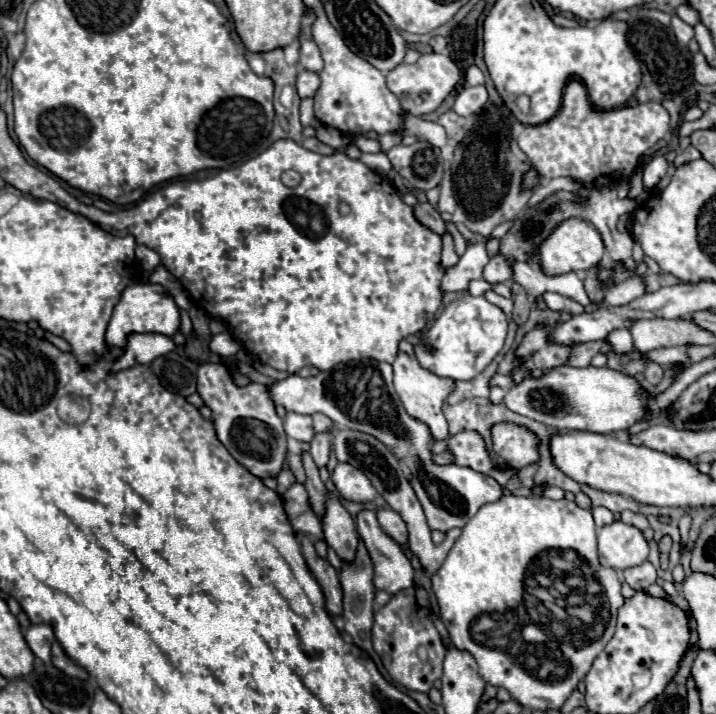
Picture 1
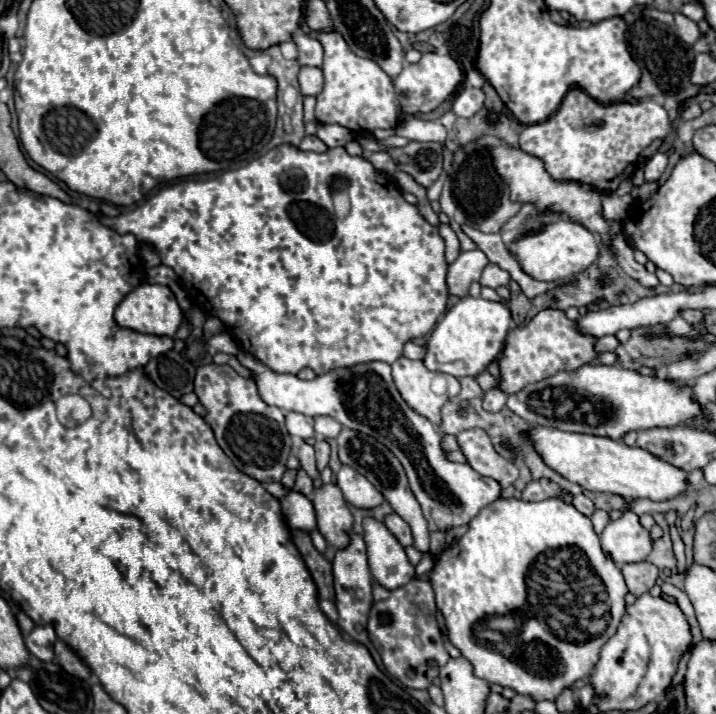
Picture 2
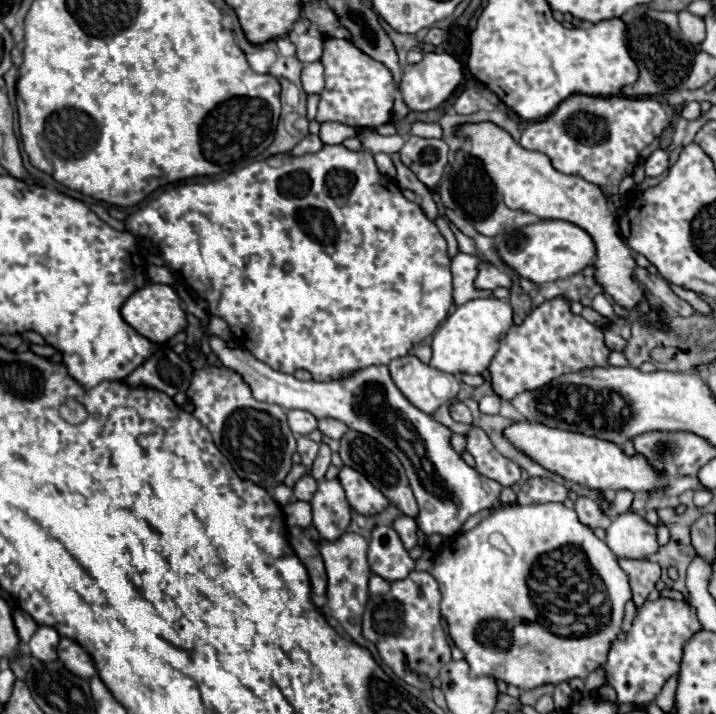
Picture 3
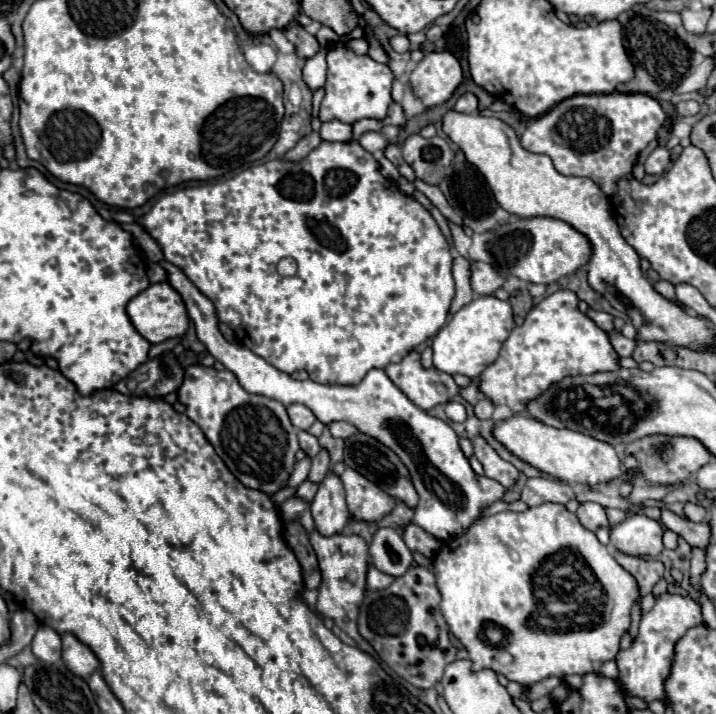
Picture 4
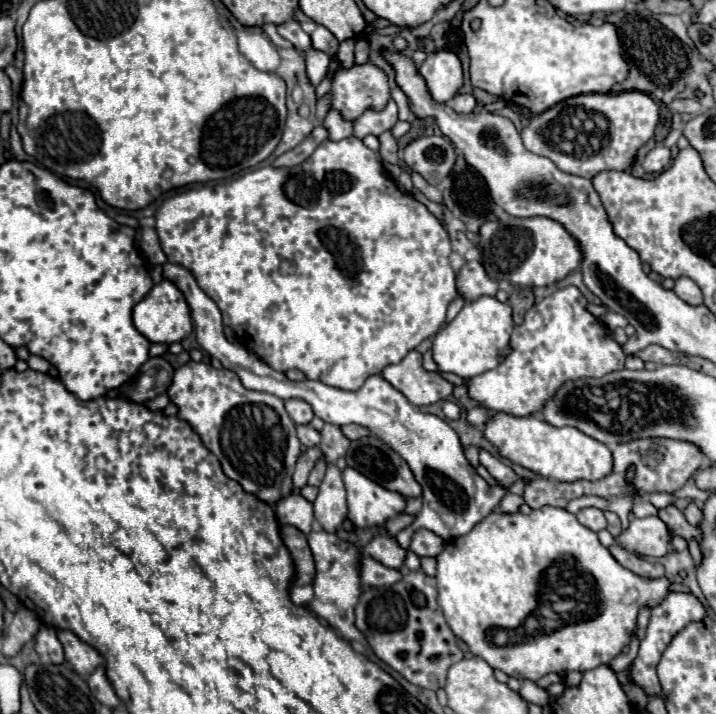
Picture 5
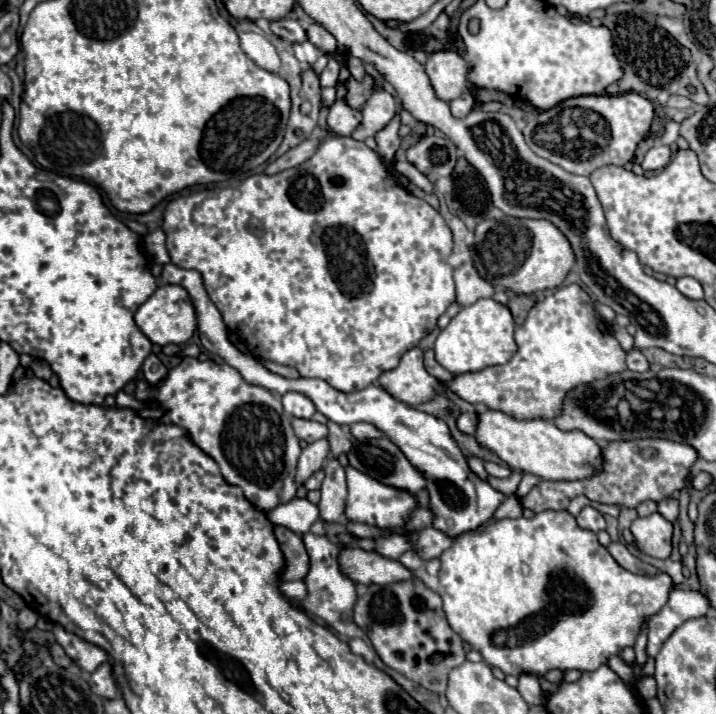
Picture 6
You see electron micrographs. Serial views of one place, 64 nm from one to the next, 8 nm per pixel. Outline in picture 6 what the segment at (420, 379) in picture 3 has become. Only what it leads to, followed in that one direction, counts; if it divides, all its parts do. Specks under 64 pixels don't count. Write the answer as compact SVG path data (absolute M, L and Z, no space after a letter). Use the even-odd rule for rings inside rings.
M420 348L408 350L394 370L388 370L378 378L378 384L384 384L392 396L400 396L400 400L412 406L428 402L446 392L446 386L426 372L422 354L424 352Z

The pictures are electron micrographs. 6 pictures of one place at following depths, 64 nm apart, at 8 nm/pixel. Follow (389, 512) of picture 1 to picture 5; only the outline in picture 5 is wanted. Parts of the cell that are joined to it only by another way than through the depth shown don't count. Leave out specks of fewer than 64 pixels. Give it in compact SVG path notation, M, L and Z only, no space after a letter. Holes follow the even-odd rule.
M426 528L416 530L408 546L408 550L418 556L438 556L442 548L444 548L444 540L440 540L434 532L428 532Z

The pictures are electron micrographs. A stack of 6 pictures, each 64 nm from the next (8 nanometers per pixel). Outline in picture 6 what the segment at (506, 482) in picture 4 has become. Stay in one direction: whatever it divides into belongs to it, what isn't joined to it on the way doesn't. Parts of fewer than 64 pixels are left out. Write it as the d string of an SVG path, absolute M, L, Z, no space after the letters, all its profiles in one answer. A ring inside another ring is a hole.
M484 462L484 468L490 476L496 476L496 478L508 478L512 474L512 470L508 466L502 466L502 464L496 464L496 462Z

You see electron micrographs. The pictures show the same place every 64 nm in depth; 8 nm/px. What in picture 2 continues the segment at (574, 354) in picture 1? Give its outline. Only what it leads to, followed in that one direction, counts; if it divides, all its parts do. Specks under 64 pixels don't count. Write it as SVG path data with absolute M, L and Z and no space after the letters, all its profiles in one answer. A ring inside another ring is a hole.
M604 336L604 338L594 342L594 350L596 352L614 352L616 346L618 346L618 340L614 336Z

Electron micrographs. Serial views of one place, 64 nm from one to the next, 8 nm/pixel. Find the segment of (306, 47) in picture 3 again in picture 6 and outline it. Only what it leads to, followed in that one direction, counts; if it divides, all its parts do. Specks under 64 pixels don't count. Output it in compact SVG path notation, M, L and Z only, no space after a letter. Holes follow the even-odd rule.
M282 18L282 20L276 20L270 24L272 26L272 32L288 42L306 42L306 32L304 28L298 24L298 20L294 18Z

